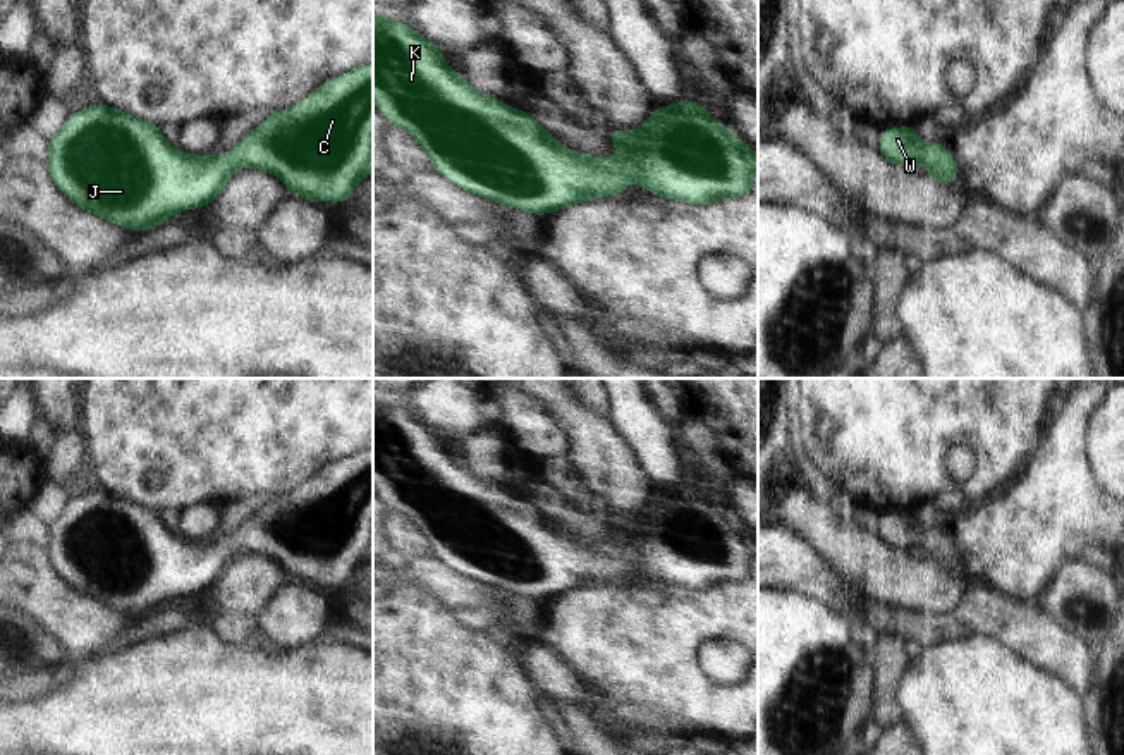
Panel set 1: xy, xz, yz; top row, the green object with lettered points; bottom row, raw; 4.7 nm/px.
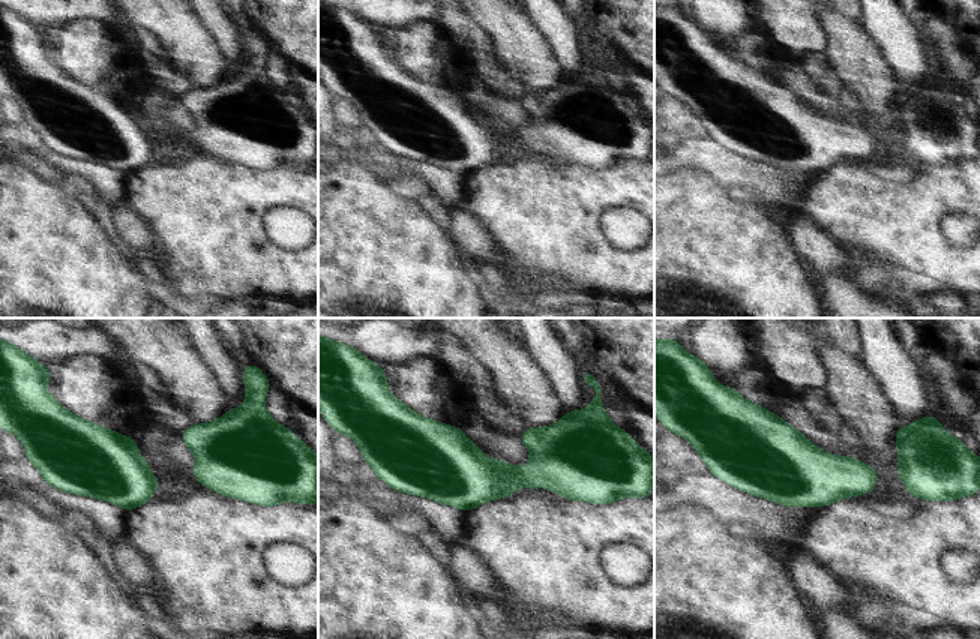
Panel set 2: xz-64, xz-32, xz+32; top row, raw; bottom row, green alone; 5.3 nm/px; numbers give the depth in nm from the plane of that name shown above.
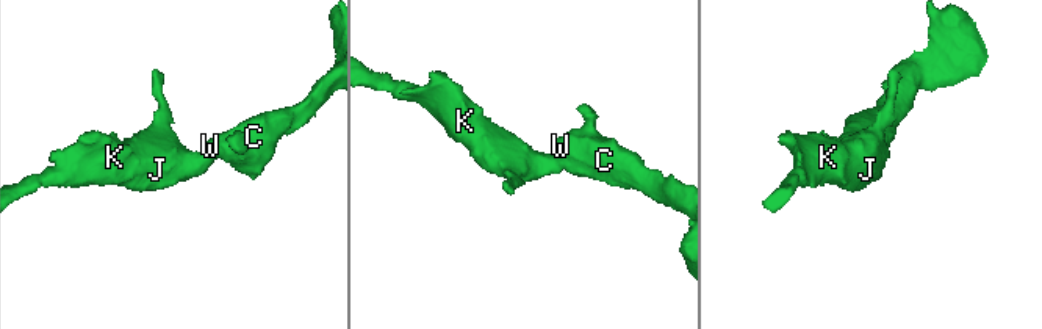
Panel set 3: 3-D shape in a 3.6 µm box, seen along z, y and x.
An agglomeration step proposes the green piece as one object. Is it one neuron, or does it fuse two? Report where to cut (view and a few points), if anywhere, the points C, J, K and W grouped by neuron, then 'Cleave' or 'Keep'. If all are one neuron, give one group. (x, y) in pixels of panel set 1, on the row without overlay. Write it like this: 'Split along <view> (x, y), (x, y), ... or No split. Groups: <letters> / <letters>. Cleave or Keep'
No split. Groups: C J K W. Keep

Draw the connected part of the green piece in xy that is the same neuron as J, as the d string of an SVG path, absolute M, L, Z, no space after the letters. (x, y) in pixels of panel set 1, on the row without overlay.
M361 451L323 468L309 483L289 495L272 499L242 523L229 542L187 540L170 531L160 513L105 488L70 499L64 513L48 525L46 552L60 576L82 595L132 616L150 616L180 595L211 588L239 552L263 554L278 561L290 574L311 586L347 588L354 571L373 554L373 451Z

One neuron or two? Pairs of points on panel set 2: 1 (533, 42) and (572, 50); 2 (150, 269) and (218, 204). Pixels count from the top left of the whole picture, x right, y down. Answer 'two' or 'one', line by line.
1: two
2: two

